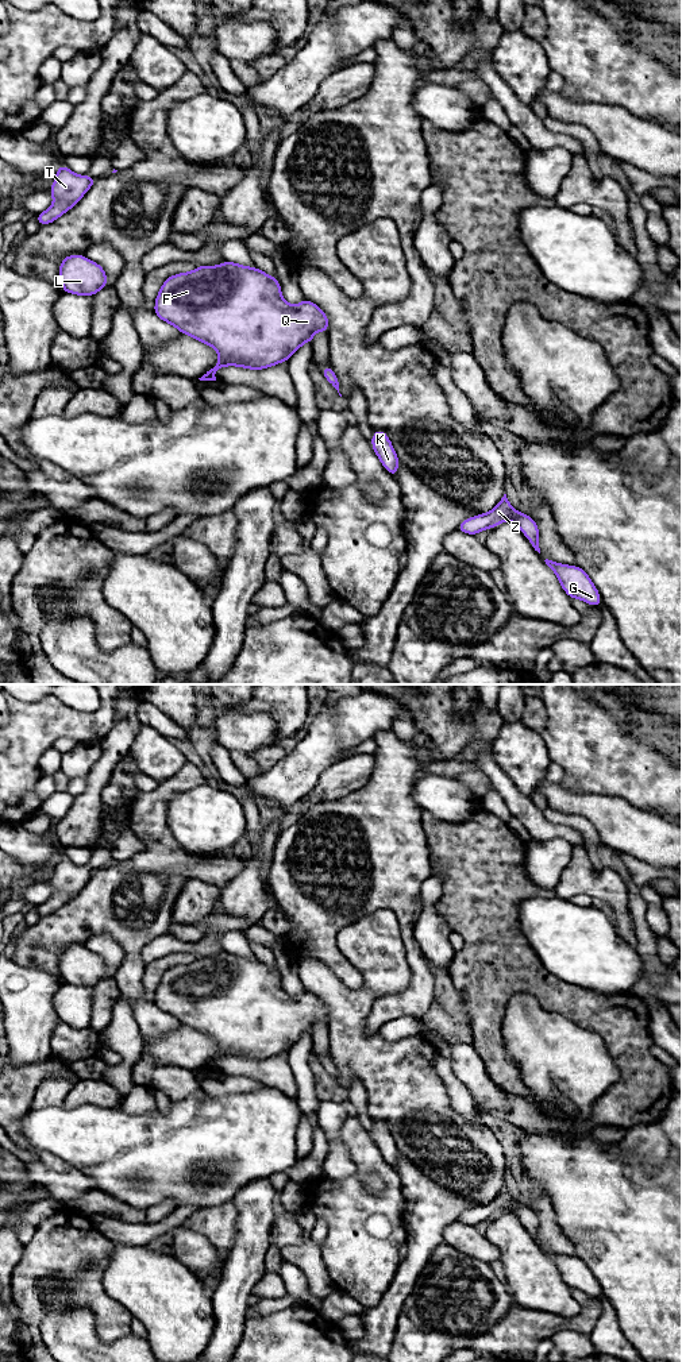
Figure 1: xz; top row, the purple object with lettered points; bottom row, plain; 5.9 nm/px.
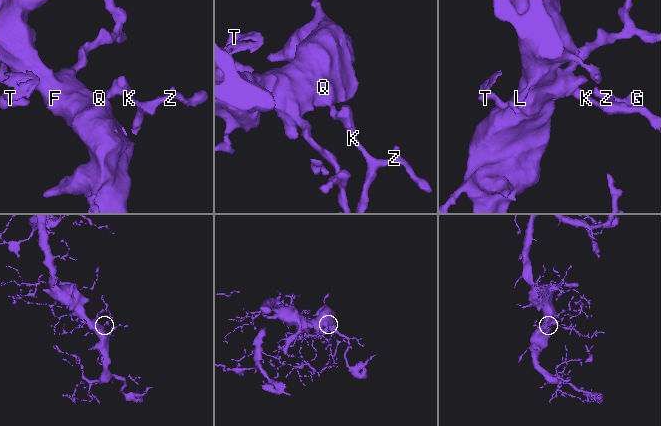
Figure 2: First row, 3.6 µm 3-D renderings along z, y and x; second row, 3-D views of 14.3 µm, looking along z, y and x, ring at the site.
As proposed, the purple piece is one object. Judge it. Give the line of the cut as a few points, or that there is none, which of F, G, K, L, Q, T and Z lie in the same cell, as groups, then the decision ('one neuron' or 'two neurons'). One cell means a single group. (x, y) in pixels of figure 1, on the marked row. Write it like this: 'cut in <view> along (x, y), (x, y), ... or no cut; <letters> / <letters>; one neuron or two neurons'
no cut; F G K L Q T Z; one neuron

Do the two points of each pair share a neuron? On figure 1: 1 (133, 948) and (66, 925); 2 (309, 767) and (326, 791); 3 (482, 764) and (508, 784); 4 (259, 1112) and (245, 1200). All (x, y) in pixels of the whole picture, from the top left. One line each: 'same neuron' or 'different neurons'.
1: same neuron
2: different neurons
3: same neuron
4: different neurons

